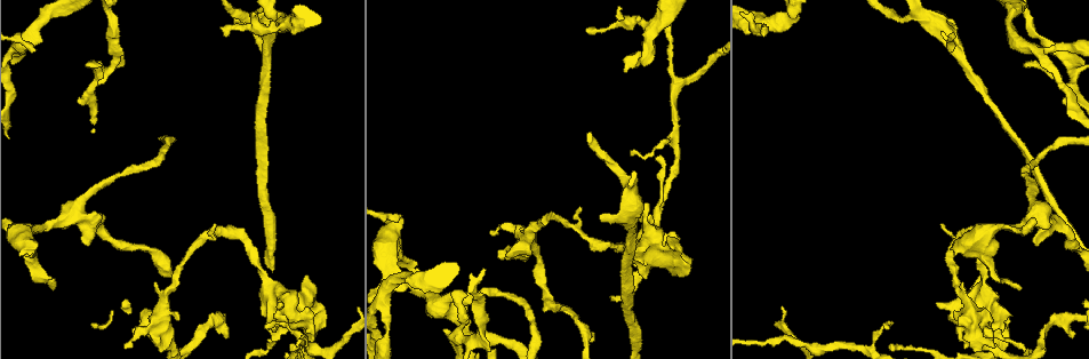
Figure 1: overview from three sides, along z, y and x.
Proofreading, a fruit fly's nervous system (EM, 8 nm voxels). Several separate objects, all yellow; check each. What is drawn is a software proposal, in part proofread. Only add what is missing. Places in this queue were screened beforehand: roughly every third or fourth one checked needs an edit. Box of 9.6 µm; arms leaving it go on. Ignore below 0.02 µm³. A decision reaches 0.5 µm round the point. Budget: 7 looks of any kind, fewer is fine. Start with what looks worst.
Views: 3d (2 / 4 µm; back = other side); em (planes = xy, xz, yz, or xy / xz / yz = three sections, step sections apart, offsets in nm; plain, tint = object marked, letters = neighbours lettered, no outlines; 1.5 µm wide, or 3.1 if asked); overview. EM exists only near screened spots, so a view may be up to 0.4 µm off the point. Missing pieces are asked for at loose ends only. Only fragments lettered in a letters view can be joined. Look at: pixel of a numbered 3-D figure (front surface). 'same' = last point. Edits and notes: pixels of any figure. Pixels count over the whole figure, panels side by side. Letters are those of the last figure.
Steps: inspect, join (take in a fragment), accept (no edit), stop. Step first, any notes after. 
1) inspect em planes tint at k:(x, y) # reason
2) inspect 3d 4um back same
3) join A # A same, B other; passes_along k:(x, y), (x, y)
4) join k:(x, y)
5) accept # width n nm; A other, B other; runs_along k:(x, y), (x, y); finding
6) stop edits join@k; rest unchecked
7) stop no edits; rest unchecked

inspect em planes plain at 1:(88, 64) # free end

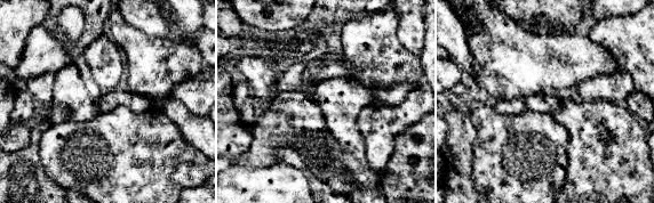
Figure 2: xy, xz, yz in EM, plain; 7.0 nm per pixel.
inspect em planes letters same

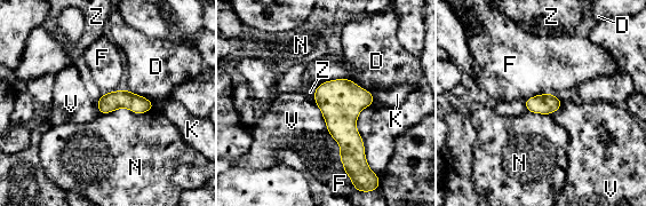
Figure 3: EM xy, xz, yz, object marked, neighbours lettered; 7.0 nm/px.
accept # D other, F other, K other, N other, V other, Z other; border 3:(313, 102), (319, 109), (328, 131); none of them fits

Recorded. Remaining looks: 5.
inspect em yz step 4 letters at 1:(955, 320) # an open end

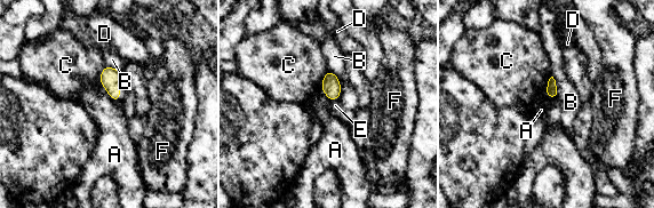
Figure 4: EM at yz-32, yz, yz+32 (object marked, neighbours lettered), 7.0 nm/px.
inspect em planes letters same # another direction

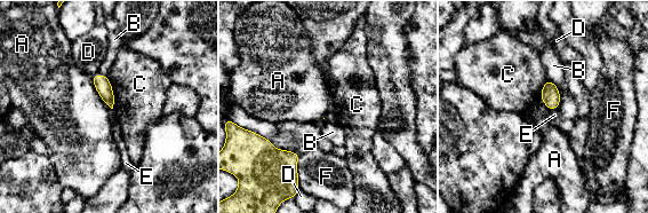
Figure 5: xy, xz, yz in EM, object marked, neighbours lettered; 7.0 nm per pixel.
accept # A other, B other, C other, D other, E other, F other; border 5:(92, 77), (96, 92), (111, 109); no lettered fragment goes on from it

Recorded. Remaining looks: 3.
inspect 3d 4um at 1:(587, 29)

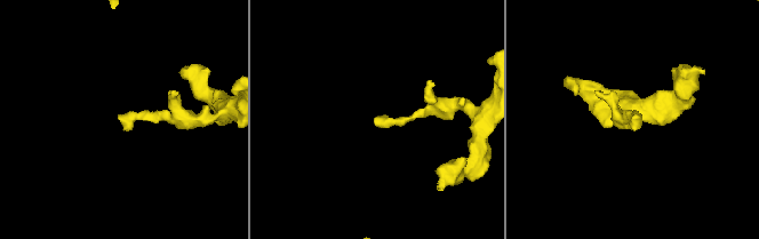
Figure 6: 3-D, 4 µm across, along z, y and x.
inspect em planes letters at 6:(632, 118) # shape alone is not enough

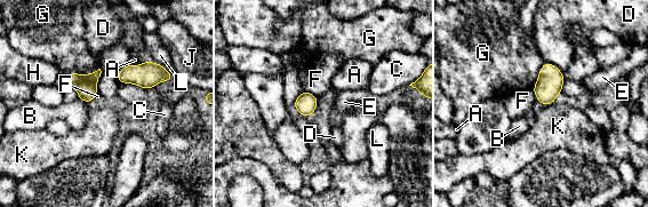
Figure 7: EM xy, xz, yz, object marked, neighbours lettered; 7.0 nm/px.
accept # A other, B other, C other, D other, E other, F other, G other, H other, J other, K other, L other; border 7:(98, 68), (85, 74), (62, 76); no lettered fragment goes on from it

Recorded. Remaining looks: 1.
stop no edits; rest unchecked

